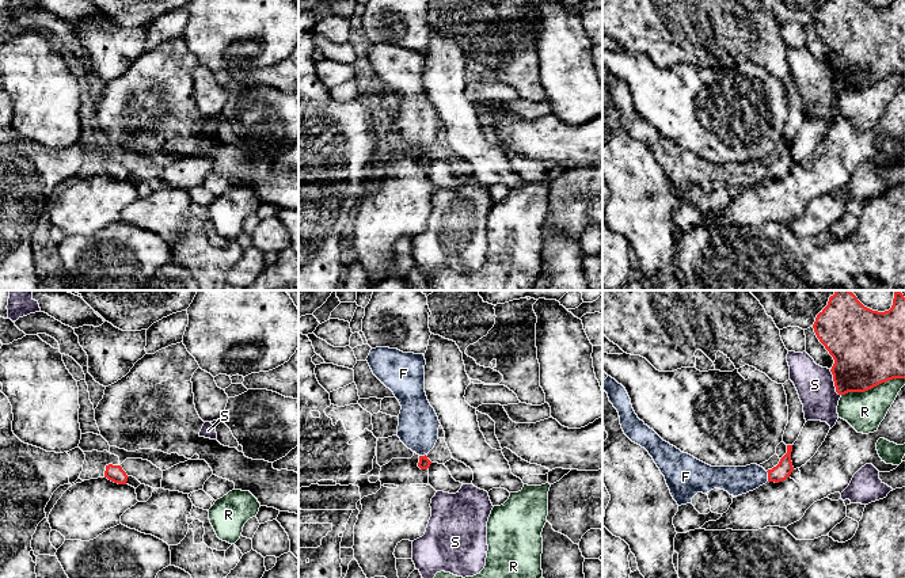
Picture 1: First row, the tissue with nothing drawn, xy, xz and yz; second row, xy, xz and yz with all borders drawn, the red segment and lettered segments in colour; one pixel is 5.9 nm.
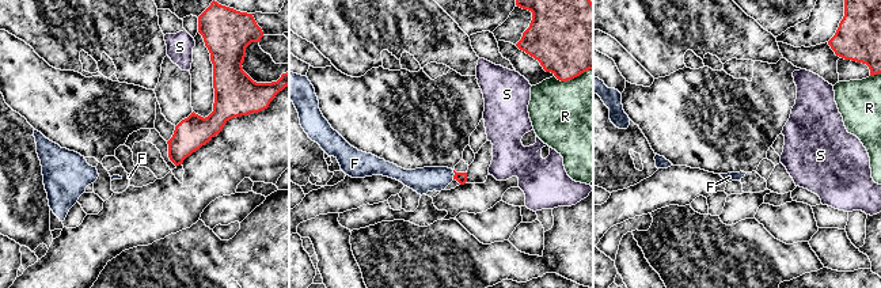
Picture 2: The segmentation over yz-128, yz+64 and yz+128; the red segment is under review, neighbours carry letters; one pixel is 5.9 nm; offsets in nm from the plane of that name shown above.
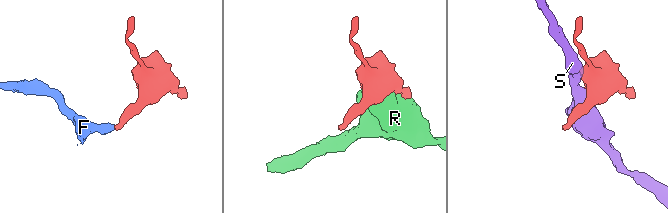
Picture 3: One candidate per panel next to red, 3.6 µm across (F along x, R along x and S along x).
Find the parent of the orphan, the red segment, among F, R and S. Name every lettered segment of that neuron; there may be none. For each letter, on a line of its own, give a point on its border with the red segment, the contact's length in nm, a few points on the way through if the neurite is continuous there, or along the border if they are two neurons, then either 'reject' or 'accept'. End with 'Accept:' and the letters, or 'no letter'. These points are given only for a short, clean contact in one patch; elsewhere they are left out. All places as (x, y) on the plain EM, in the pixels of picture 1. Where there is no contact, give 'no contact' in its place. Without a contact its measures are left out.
F: yz (768, 172) | 70 nm | across yz (782, 167), (768, 172), (751, 172), (737, 177) | accept
R: yz (873, 83) | 400 nm | reject
S: yz (835, 79) | 170 nm | along yz (829, 65), (835, 86), (840, 91) | reject
Accept: F

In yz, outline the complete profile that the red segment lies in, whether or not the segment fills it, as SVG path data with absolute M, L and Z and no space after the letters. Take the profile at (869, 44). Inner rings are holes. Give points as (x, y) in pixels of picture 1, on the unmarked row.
M828 0L813 20L820 38L833 53L830 65L836 88L864 88L893 75L905 75L905 0L893 0L889 7L872 7L863 0Z

